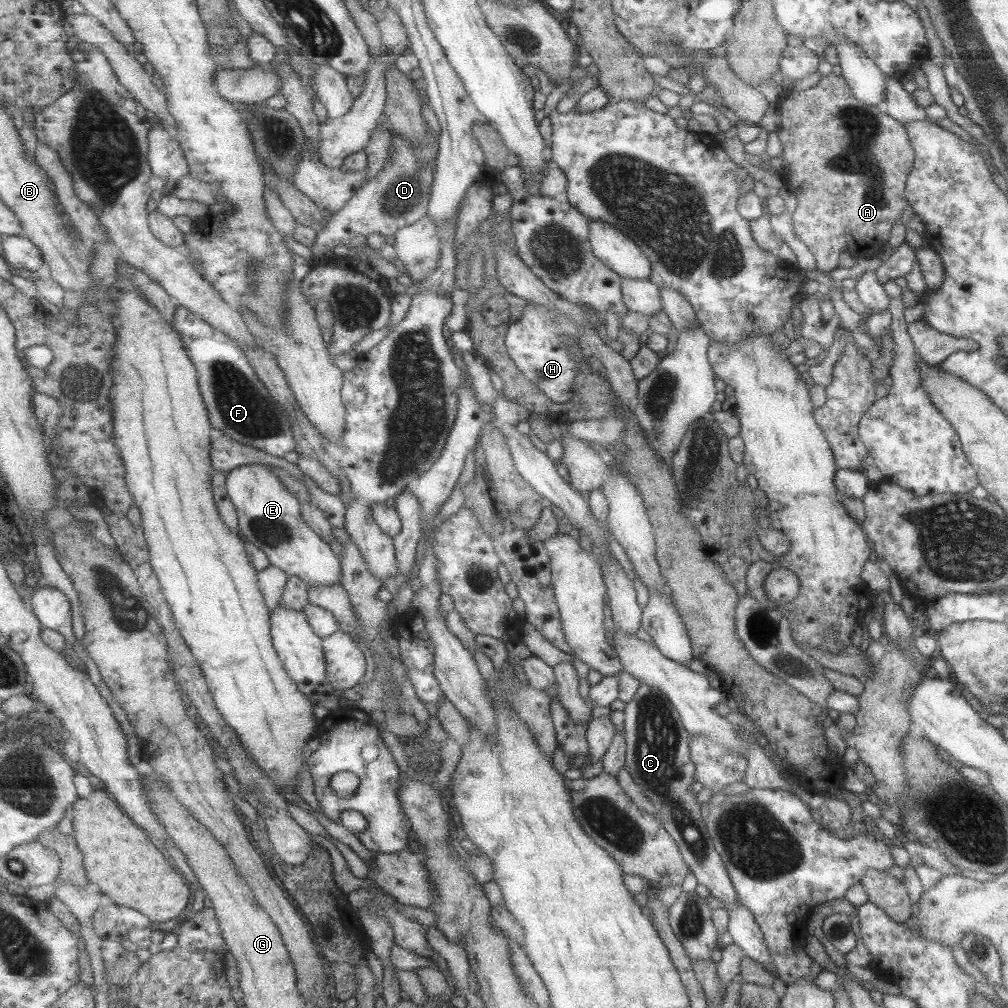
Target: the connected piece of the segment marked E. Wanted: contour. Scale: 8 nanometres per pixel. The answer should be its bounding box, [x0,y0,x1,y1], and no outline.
[227,463,343,587]

